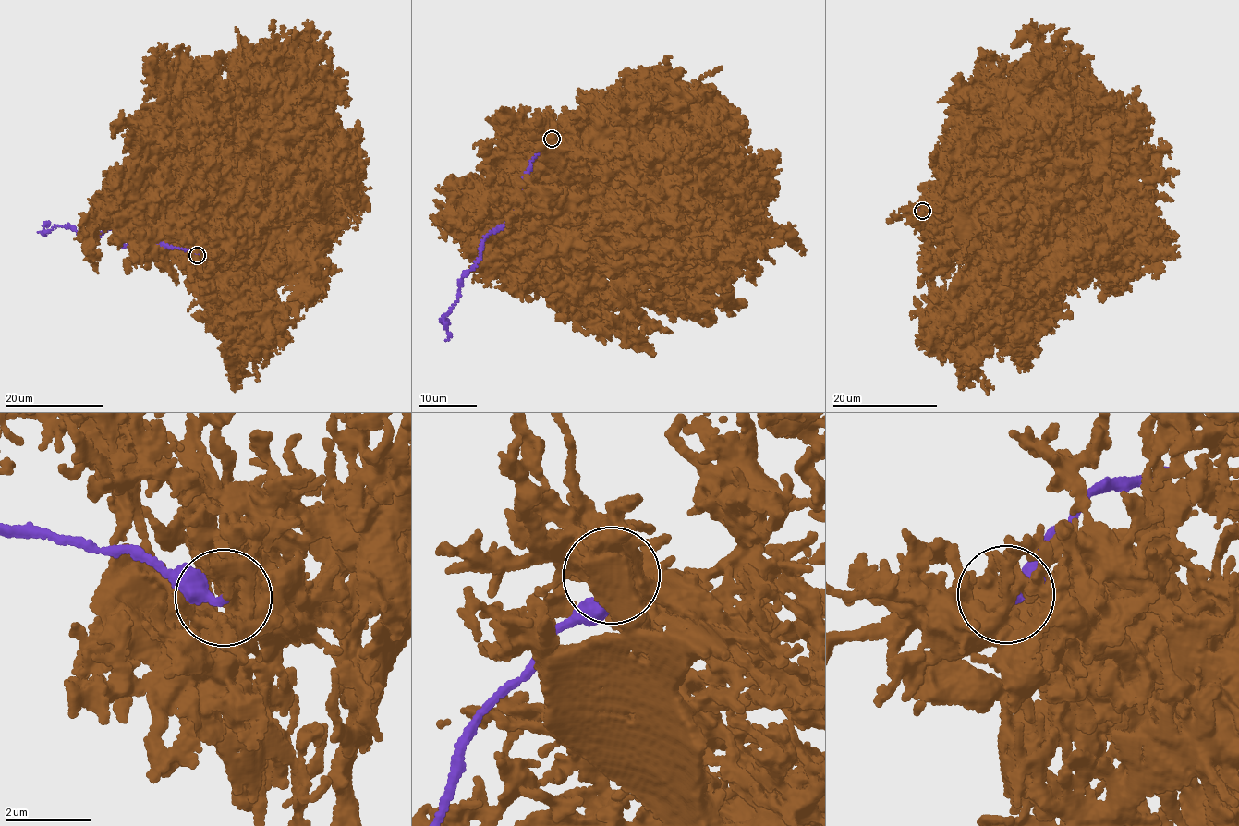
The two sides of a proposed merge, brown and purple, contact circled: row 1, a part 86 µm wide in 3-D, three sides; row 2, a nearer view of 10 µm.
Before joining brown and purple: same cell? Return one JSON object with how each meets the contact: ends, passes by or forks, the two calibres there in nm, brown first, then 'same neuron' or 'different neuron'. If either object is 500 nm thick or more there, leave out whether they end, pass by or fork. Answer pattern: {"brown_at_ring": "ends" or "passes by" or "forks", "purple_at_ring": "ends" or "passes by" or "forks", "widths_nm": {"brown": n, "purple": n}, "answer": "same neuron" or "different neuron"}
{"brown_at_ring": "forks", "purple_at_ring": "ends", "widths_nm": {"brown": 200, "purple": 240}, "answer": "different neuron"}

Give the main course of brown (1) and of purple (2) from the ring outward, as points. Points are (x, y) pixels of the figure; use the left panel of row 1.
1: (197, 254), (212, 239), (221, 218), (233, 201), (225, 194), (233, 196), (236, 193)
2: (197, 255), (161, 244), (124, 245), (110, 228), (99, 235), (69, 225), (55, 225), (44, 233), (38, 231)

